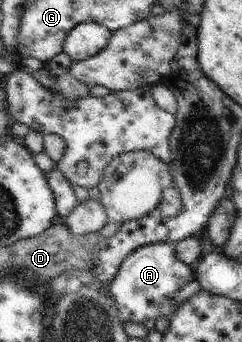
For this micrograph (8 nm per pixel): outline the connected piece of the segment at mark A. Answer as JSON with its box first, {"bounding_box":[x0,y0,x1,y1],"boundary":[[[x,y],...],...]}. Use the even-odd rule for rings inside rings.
{"bounding_box":[105,242,193,323],"boundary":[[[155,242],[139,246],[125,257],[115,277],[105,287],[118,307],[120,318],[143,323],[145,319],[174,314],[173,294],[193,280],[191,267],[175,256],[177,243]]]}

